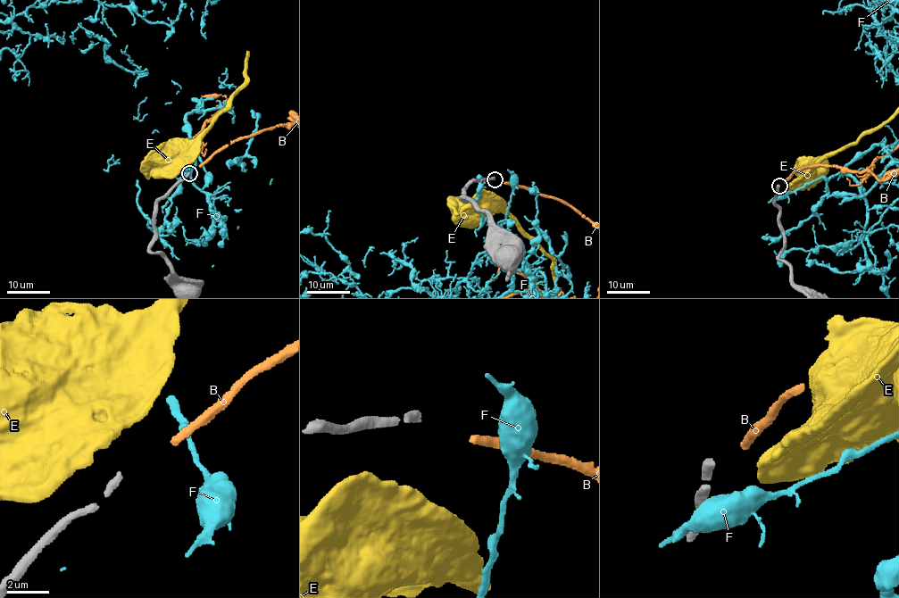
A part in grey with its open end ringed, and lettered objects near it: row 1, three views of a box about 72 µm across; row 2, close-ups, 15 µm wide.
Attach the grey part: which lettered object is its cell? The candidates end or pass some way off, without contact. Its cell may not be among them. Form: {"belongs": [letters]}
{"belongs": ["B"]}

